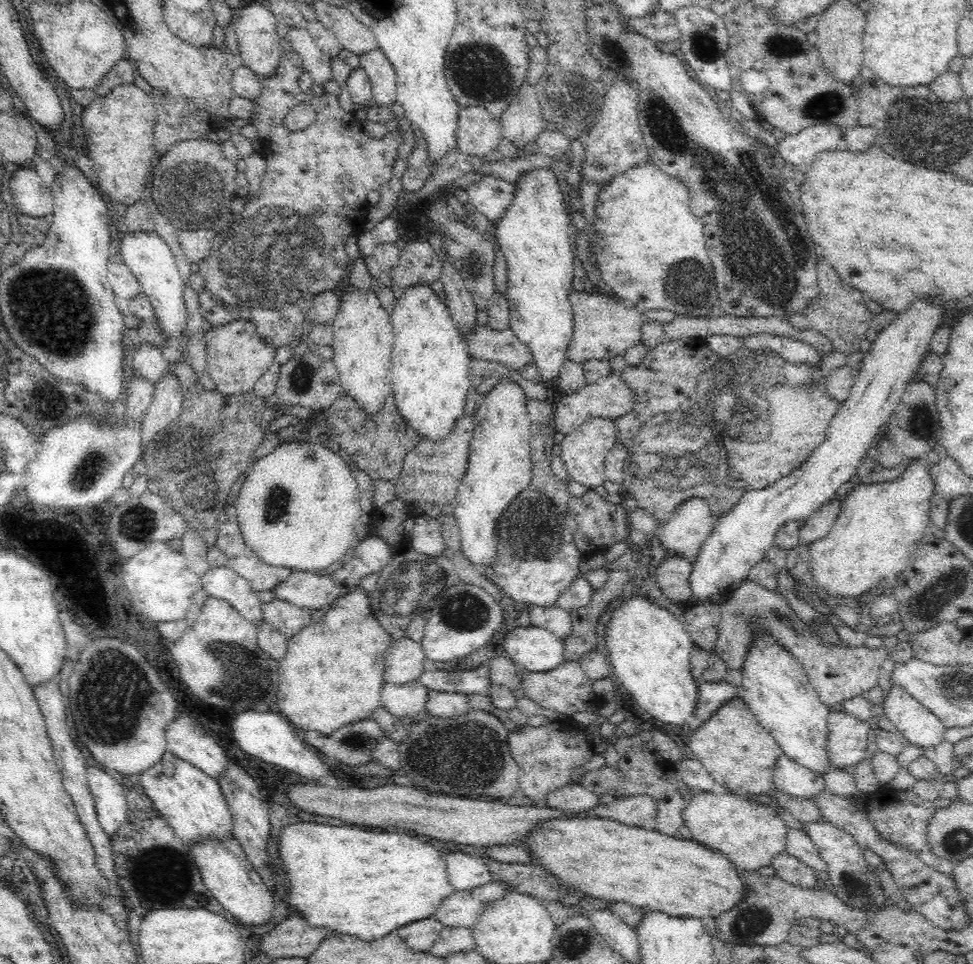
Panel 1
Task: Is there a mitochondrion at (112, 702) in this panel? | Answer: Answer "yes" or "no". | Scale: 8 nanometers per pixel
yes

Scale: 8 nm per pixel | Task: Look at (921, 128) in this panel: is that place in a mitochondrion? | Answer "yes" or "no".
yes

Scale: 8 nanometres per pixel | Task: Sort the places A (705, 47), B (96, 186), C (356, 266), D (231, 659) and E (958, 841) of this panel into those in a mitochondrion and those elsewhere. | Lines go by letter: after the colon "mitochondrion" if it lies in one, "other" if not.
A: mitochondrion
B: other
C: other
D: mitochondrion
E: mitochondrion

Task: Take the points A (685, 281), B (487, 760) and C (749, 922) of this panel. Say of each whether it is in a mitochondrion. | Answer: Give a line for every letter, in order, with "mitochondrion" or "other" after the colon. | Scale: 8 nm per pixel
A: mitochondrion
B: mitochondrion
C: mitochondrion

